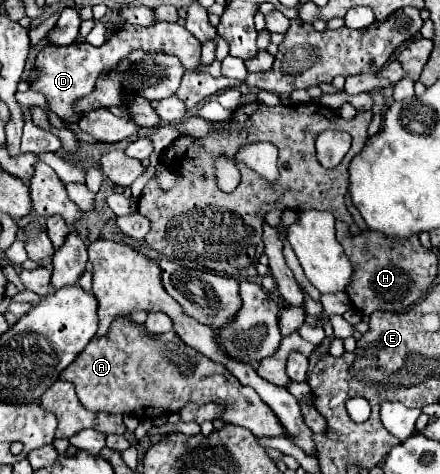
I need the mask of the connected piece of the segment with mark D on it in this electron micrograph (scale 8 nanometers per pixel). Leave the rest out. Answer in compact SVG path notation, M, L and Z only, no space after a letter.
M159 22L159 24L149 26L149 28L125 24L123 32L117 32L109 42L105 42L99 48L85 44L85 42L73 42L71 46L45 46L37 54L35 68L39 70L39 78L31 84L31 88L47 96L51 112L55 112L61 120L79 122L81 114L77 114L73 110L73 102L77 98L93 92L97 76L101 76L103 72L107 72L109 68L119 64L119 60L135 48L141 48L145 52L163 52L163 54L176 56L183 62L183 66L187 70L195 70L199 66L199 60L201 60L201 42L179 24Z

